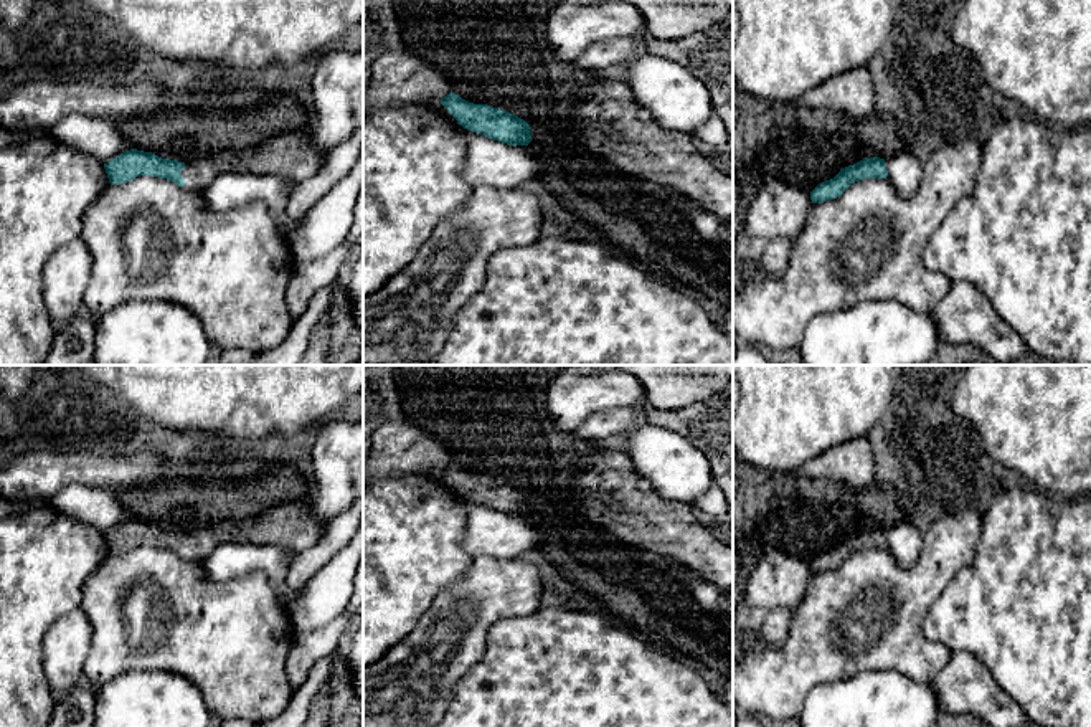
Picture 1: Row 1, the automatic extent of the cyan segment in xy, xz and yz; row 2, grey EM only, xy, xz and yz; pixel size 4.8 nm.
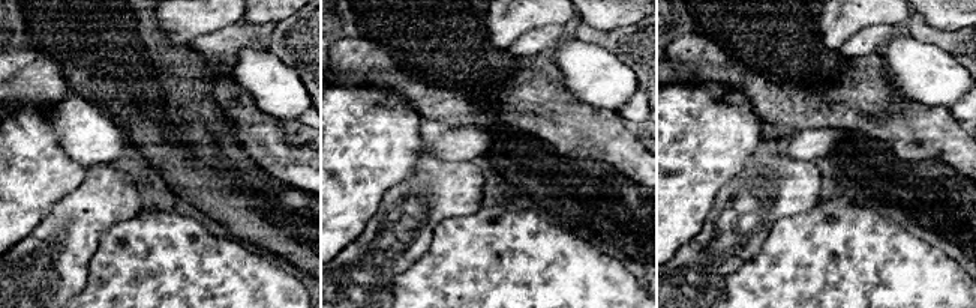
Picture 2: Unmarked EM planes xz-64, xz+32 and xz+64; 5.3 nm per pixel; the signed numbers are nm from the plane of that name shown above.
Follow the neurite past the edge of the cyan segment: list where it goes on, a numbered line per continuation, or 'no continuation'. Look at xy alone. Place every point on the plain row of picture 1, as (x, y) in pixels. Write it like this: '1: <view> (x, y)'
1: xy (291, 526)

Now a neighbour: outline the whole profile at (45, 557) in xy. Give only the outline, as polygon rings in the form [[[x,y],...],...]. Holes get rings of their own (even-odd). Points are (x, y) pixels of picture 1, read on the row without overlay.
[[[51,506],[0,519],[0,727],[48,727],[56,696],[43,671],[43,639],[50,626],[81,606],[83,587],[109,555],[104,534]]]

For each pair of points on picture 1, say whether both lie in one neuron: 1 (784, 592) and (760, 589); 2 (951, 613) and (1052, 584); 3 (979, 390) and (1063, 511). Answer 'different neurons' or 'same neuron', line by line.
1: same neuron
2: same neuron
3: different neurons

